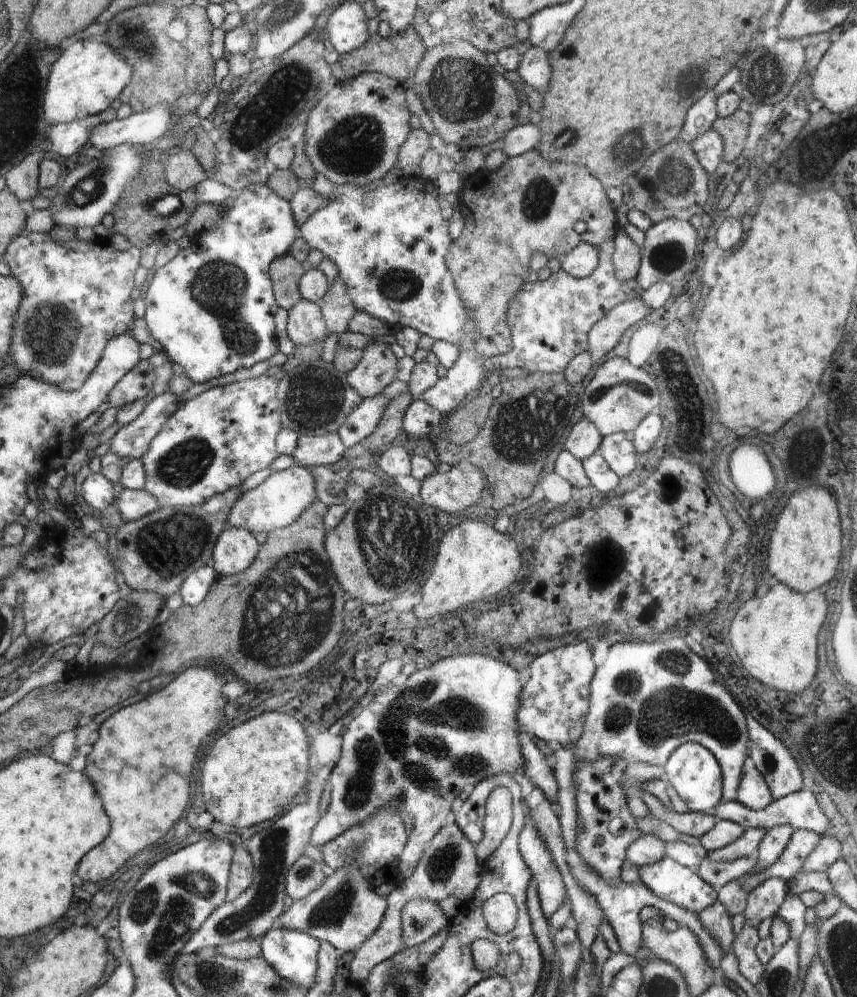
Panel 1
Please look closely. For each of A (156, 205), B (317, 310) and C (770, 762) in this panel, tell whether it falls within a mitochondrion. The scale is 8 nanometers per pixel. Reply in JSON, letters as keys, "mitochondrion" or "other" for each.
{"A":"mitochondrion","B":"other","C":"mitochondrion"}

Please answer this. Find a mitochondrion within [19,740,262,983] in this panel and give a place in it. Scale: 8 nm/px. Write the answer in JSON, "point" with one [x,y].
{"point":[165,918]}

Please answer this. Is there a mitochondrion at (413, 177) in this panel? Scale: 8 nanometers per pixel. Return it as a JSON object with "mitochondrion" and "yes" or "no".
{"mitochondrion":"no"}

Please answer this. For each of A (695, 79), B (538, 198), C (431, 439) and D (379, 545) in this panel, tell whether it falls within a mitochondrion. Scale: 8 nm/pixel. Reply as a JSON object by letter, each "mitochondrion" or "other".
{"A":"mitochondrion","B":"mitochondrion","C":"other","D":"mitochondrion"}

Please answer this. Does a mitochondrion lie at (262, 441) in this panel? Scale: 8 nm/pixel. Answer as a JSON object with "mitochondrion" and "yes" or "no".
{"mitochondrion":"no"}

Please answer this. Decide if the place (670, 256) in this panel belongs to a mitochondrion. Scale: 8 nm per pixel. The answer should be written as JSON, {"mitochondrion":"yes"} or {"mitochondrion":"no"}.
{"mitochondrion":"yes"}

